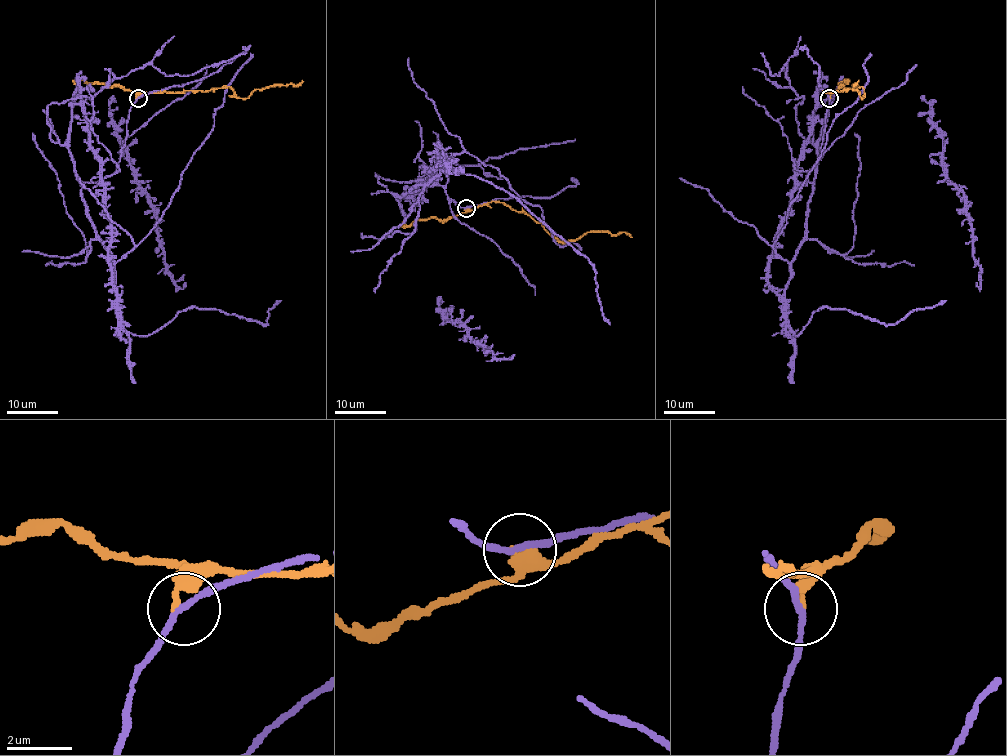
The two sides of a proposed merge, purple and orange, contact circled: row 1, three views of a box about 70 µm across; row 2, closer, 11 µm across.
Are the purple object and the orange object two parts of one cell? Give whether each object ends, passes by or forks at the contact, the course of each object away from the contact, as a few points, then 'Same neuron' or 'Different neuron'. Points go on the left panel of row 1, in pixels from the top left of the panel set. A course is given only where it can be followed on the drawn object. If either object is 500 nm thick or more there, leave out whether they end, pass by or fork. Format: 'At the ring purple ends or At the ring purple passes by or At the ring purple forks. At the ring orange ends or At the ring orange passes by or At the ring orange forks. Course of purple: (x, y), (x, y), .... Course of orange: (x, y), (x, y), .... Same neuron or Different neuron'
At the ring purple passes by. At the ring orange ends. Course of purple: (138, 98), (112, 174), (81, 190), (113, 263), (119, 322), (150, 335), (193, 307), (264, 325), (281, 300). Course of orange: (137, 98), (142, 93), (206, 92), (228, 86), (236, 95), (246, 98), (259, 89), (298, 85), (302, 80). Different neuron

